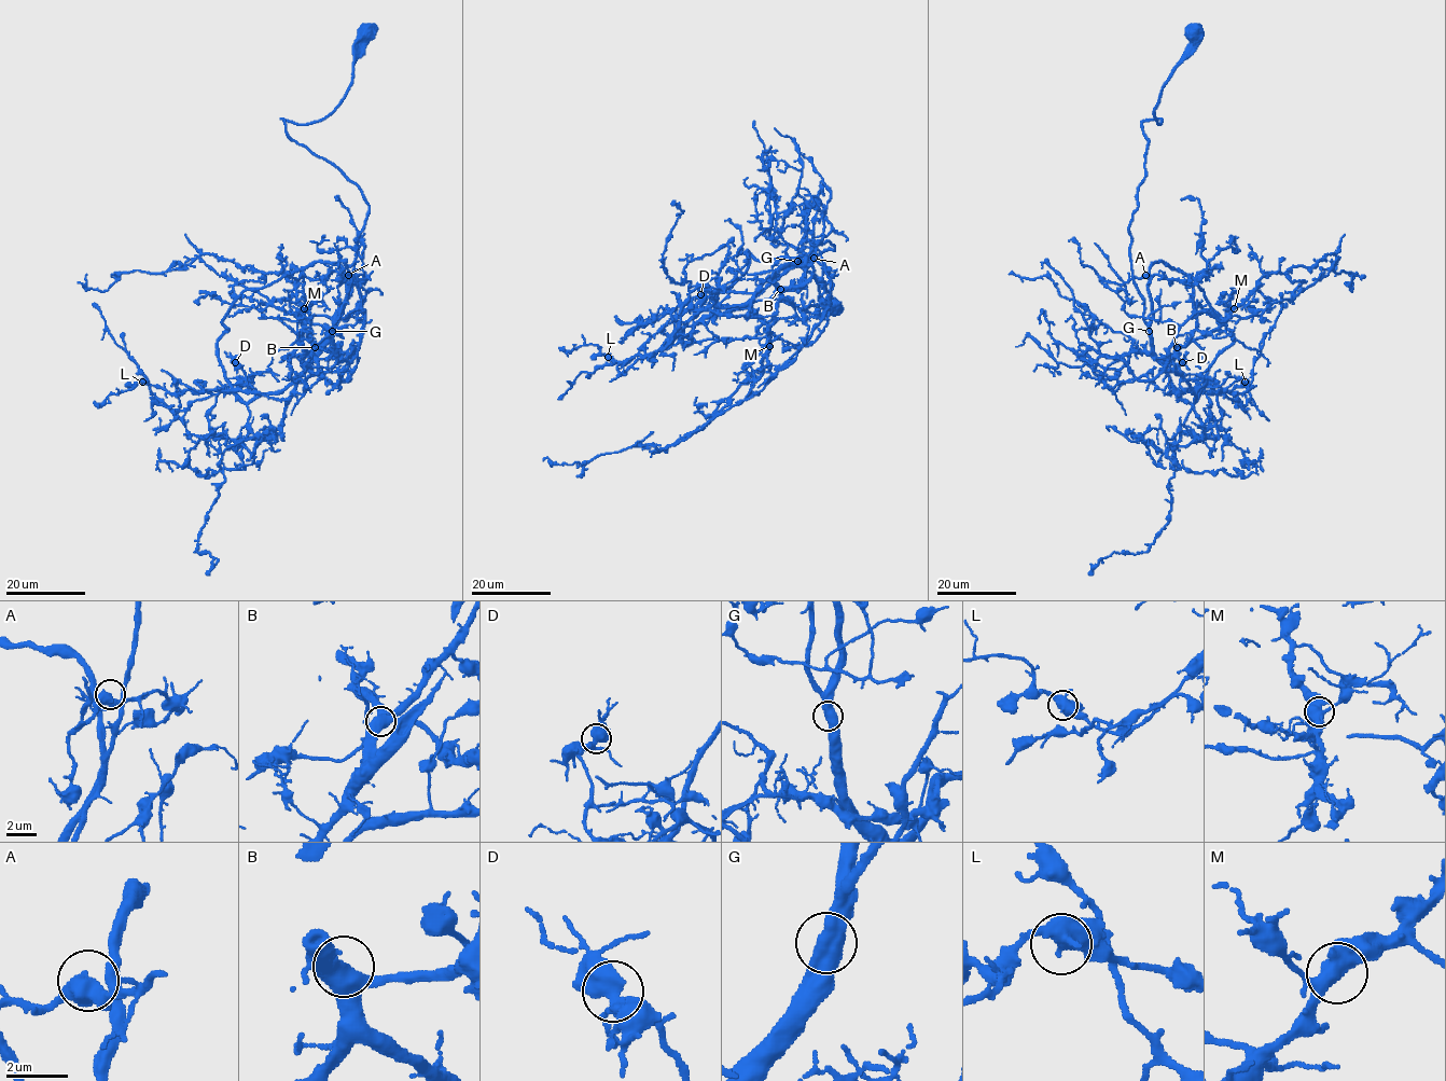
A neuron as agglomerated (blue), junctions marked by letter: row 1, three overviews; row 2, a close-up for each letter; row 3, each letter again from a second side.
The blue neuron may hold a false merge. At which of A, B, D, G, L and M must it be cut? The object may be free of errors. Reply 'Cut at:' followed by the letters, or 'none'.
Cut at: none

